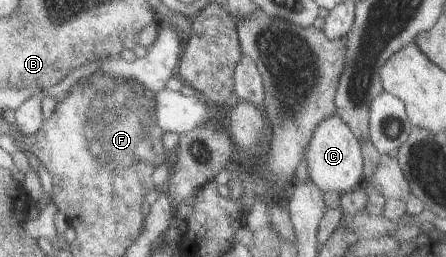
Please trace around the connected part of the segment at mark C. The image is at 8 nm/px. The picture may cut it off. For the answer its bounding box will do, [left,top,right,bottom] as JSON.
[303,114,363,195]

